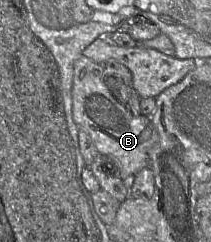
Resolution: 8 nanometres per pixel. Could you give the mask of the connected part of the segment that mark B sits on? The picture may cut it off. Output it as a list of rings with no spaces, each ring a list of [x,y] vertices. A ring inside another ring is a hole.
[[[81,56],[74,63],[72,86],[72,112],[78,128],[86,130],[100,154],[110,155],[118,162],[118,168],[105,161],[114,177],[124,181],[149,165],[149,150],[158,140],[158,133],[151,118],[132,114],[109,91],[104,81],[103,64]]]

